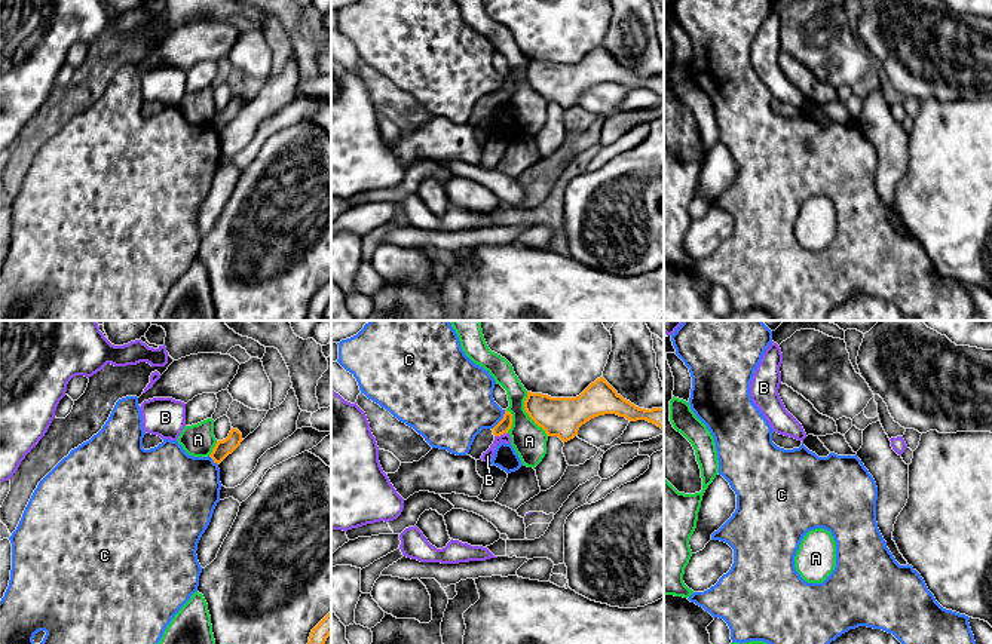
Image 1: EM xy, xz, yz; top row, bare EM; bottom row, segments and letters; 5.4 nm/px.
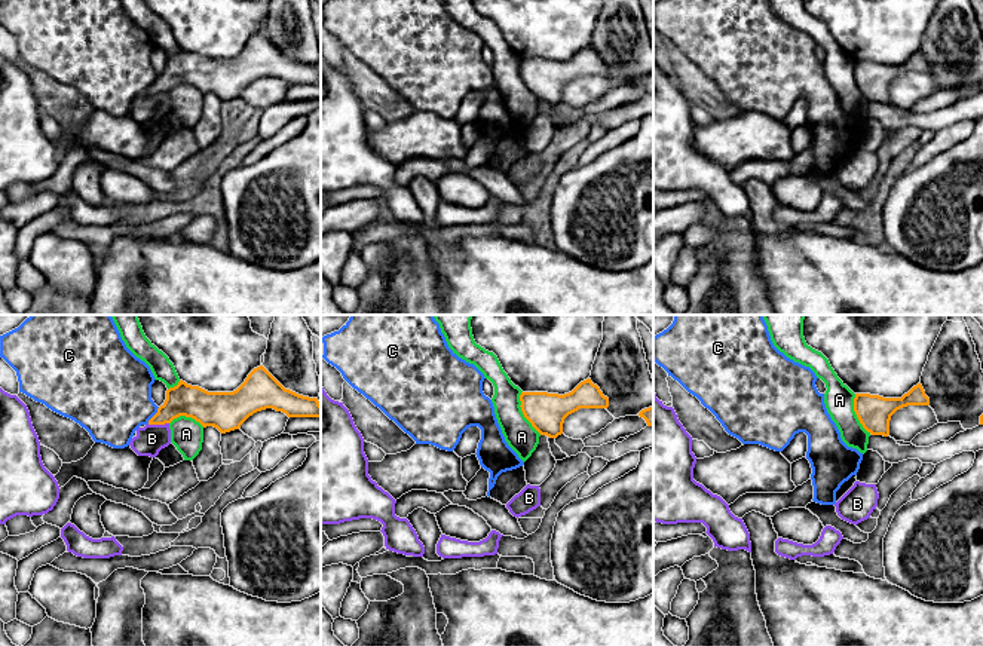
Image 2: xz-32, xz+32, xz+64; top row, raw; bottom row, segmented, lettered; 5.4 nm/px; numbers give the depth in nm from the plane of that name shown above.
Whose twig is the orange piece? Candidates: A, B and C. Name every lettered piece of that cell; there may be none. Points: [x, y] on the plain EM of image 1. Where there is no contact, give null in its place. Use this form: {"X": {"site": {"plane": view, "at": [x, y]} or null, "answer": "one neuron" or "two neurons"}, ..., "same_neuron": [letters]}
{"A": {"site": {"plane": "xz", "at": [527, 80]}, "answer": "two neurons"}, "B": {"site": {"plane": "xz", "at": [501, 101]}, "answer": "two neurons"}, "C": {"site": {"plane": "xz", "at": [501, 88]}, "answer": "two neurons"}, "same_neuron": []}

